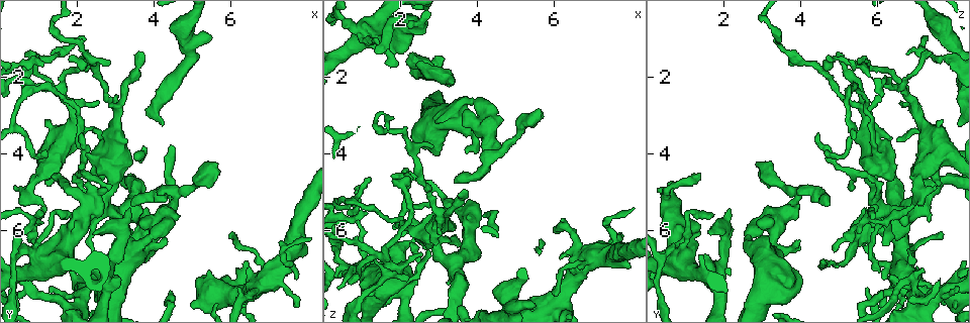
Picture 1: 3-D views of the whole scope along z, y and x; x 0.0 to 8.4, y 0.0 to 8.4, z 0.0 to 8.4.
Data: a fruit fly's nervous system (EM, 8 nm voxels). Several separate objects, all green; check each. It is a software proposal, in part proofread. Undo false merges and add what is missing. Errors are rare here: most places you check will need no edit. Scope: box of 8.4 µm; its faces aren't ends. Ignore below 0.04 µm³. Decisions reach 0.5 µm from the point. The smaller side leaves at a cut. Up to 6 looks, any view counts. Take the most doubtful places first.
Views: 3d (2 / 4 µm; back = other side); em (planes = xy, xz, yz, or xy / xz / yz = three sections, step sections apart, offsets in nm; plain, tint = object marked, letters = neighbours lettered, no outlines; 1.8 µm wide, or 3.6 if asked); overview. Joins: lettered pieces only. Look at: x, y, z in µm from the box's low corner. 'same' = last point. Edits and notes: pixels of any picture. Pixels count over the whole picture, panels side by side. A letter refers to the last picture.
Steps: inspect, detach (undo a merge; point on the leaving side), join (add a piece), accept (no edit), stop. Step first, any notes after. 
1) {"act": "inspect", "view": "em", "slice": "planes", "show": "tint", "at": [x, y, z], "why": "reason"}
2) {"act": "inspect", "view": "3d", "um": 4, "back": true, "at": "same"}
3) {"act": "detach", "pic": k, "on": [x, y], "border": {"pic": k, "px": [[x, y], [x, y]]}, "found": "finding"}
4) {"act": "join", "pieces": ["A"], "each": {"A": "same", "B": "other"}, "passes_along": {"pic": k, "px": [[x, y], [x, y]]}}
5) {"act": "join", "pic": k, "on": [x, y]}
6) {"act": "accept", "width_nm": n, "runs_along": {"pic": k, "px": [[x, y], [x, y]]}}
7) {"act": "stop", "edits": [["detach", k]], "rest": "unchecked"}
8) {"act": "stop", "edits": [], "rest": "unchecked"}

{"act": "inspect", "view": "3d", "um": 4, "at": [0.95, 6.60, 0.80], "why": "sharp bend"}

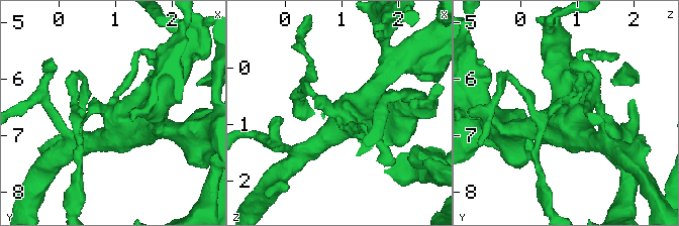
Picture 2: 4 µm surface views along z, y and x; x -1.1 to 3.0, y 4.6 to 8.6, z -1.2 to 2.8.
{"act": "inspect", "view": "em", "um": 3.6, "slice": "yz", "step": 4, "show": "tint", "at": [0.90, 6.60, 0.75]}

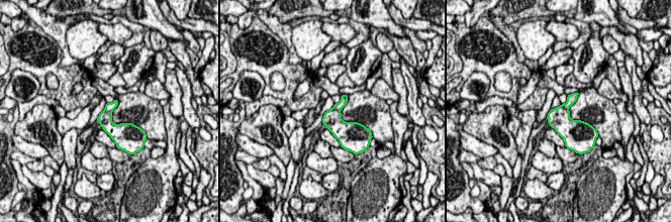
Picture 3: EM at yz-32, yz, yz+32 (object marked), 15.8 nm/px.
{"act": "inspect", "view": "em", "um": 3.6, "slice": "xz", "step": 8, "show": "letters", "at": "same"}

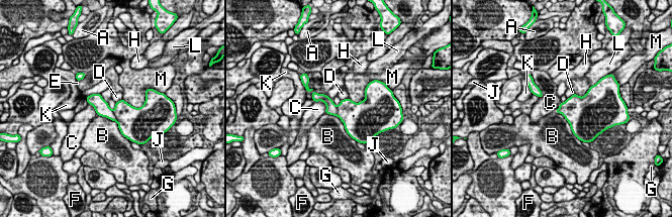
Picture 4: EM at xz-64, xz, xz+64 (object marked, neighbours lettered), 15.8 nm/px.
{"act": "detach", "pic": 4, "on": [101, 107], "each": {"A": "other", "B": "other", "C": "other", "D": "other", "E": "other", "F": "other", "G": "other", "H": "other", "J": "other", "K": "other", "L": "other", "M": "other"}, "part_leaving": {"pic": 4, "px": [[314, 95], [322, 97], [333, 112]]}, "found": "a second cell is stuck on"}

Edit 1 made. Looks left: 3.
{"act": "inspect", "view": "em", "slice": "yz", "step": 4, "show": "letters", "at": [3.15, 7.25, 1.60], "why": "an open end"}

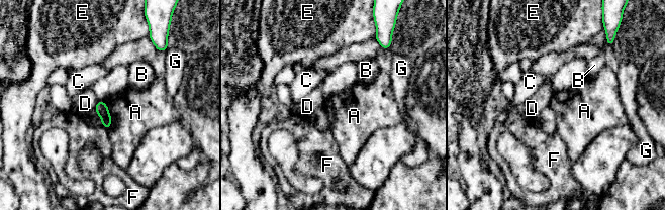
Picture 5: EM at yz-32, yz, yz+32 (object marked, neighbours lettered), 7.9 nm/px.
{"act": "inspect", "view": "em", "slice": "planes", "show": "letters", "at": "same"}

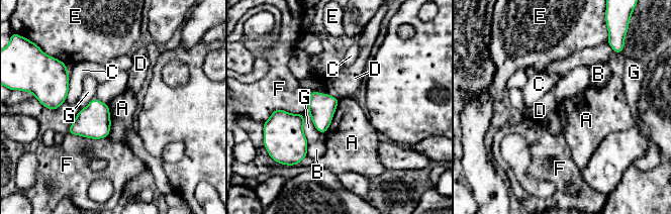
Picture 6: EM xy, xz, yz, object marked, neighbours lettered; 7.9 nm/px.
{"act": "accept", "each": {"A": "other", "B": "other", "C": "other", "D": "other", "E": "other", "F": "other", "G": "other"}, "border": {"pic": 6, "px": [[339, 100], [332, 120], [325, 132]]}, "found": "none of them fits"}

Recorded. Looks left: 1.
{"act": "inspect", "view": "em", "slice": "xy", "step": 4, "show": "letters", "at": [4.65, 5.00, 4.00], "why": "small branch off a trunk"}

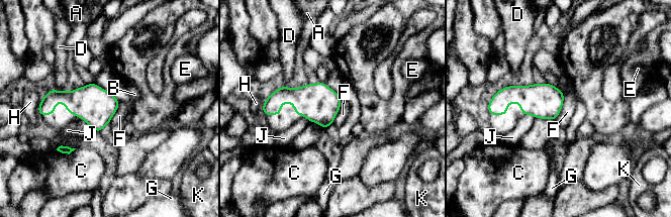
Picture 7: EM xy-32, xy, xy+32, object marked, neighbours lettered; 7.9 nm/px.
{"act": "accept", "each": {"A": "other", "B": "other", "C": "other", "D": "other", "E": "other", "F": "other", "G": "other", "H": "other", "J": "other", "K": "other"}, "border": {"pic": 7, "px": [[564, 93], [563, 106], [555, 121]]}, "found": "one cell here"}

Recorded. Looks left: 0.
{"act": "stop", "edits": [["detach", 4]], "rest": "unchecked"}

